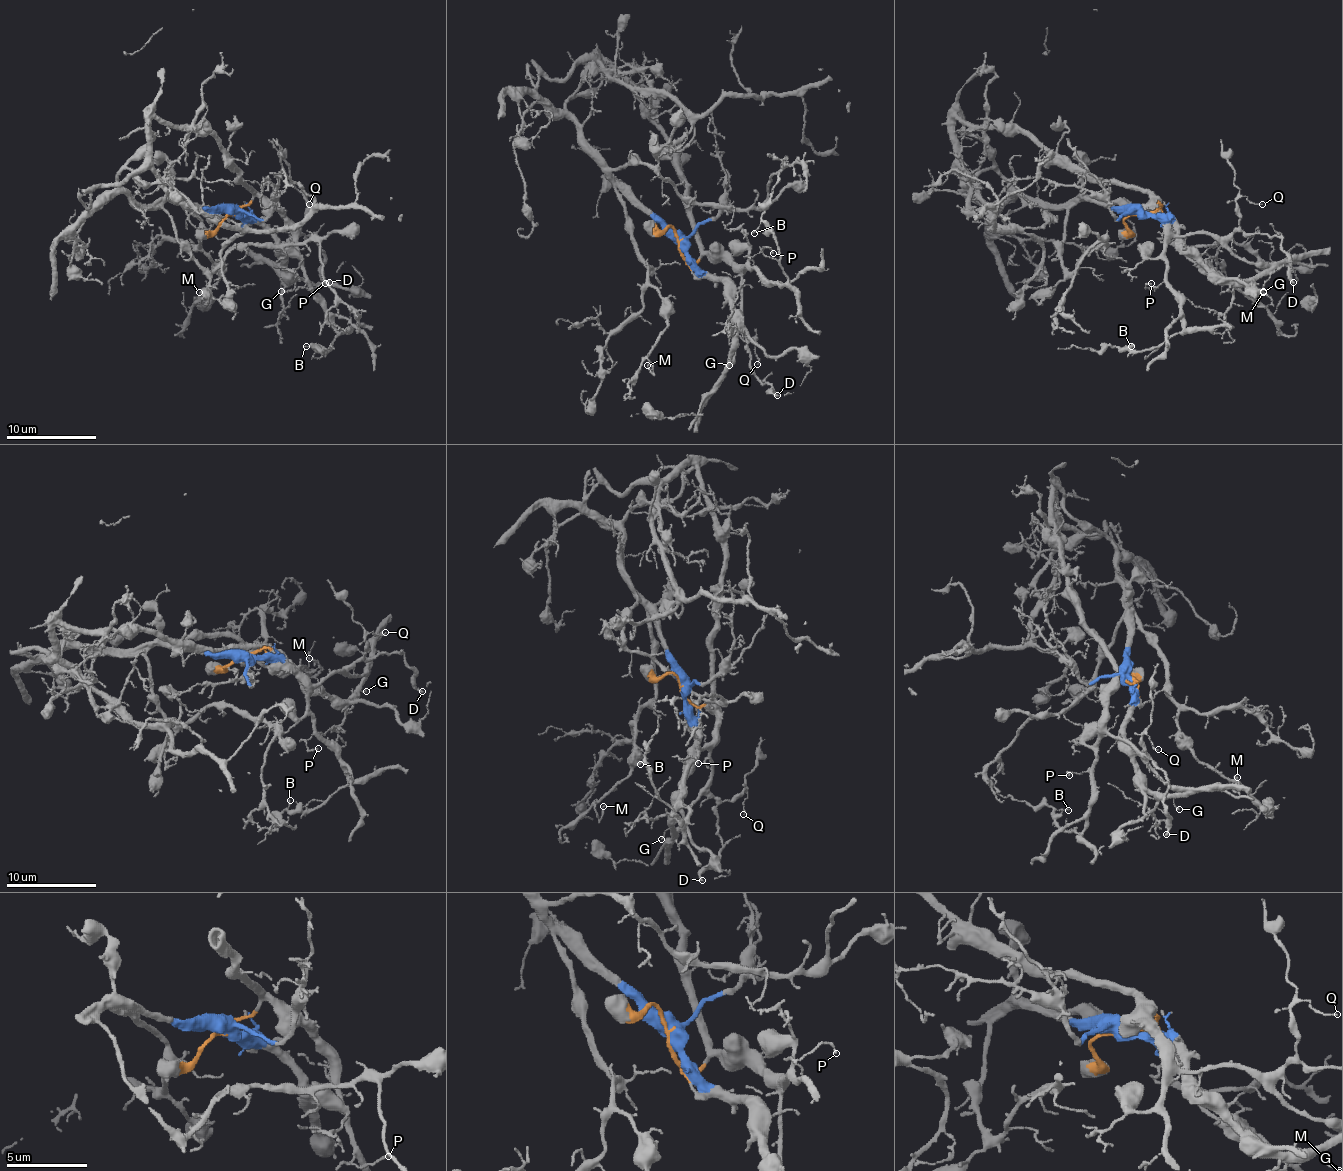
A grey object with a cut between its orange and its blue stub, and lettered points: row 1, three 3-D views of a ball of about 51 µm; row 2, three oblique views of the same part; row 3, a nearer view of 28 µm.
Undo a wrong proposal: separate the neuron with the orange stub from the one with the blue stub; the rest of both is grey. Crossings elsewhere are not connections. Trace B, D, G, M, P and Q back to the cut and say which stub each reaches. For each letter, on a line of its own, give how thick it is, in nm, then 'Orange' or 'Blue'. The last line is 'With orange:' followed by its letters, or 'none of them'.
B: Thickness 110 nm. Orange
D: Thickness 140 nm. Orange
G: Thickness 110 nm. Blue
M: Thickness 140 nm. Blue
P: Thickness 140 nm. Orange
Q: Thickness 110 nm. Orange
With orange: B, D, P, Q

